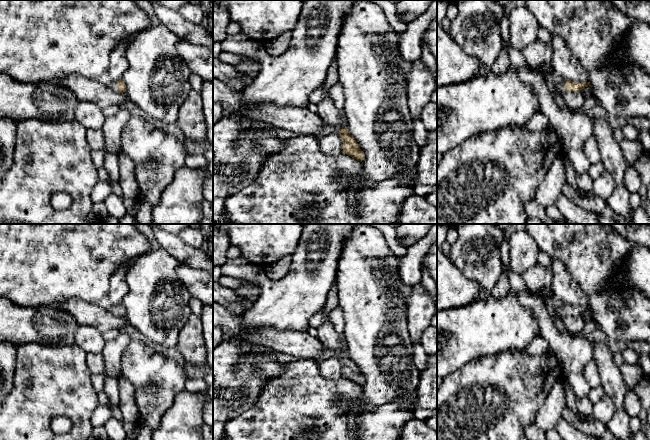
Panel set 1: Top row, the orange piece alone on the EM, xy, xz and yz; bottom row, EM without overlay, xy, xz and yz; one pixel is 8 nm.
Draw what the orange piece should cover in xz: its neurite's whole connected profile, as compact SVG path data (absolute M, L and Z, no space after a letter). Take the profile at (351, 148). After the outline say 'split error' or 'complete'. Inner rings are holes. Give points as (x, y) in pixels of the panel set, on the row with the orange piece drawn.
M324 86L321 89L325 93L325 98L317 104L317 114L332 130L339 132L343 140L342 153L362 162L365 158L364 152L360 149L355 138L349 133L347 127L342 123L341 111L335 107L329 91Z | split error

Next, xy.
M122 80L108 82L108 86L115 92L125 93L126 92L126 85Z | split error

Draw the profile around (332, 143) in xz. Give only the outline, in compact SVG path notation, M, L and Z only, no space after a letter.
M331 130L327 135L319 138L321 150L324 153L336 156L342 153L343 140L338 131Z

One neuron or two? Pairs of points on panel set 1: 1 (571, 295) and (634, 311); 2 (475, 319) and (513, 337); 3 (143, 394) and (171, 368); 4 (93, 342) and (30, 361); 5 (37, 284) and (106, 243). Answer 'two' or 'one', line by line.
1: two
2: one
3: one
4: two
5: one

